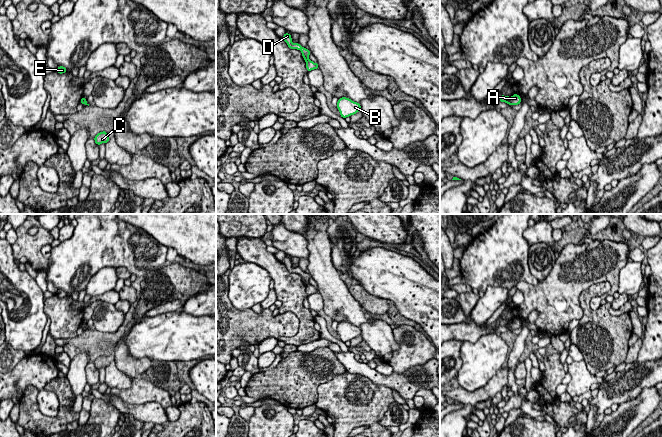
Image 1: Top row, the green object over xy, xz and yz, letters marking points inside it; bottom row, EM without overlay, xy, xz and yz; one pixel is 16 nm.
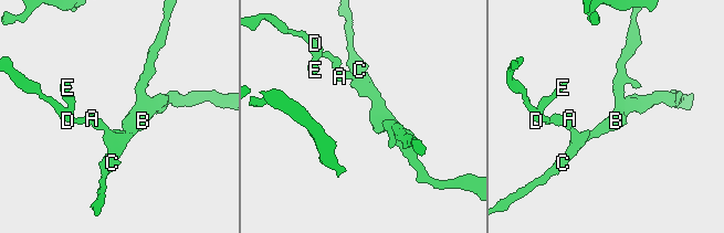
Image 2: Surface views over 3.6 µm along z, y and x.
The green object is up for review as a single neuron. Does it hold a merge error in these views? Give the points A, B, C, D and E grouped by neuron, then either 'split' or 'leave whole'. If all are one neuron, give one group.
A B C / D E; split

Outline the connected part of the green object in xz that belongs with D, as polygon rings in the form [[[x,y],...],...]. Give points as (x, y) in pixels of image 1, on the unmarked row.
[[[285,257],[282,261],[282,263],[287,267],[288,271],[290,273],[297,273],[300,274],[303,280],[303,283],[305,284],[305,286],[307,286],[309,284],[309,279],[311,278],[309,273],[306,273],[304,271],[302,271],[299,267],[292,267],[292,262],[291,262],[291,258],[289,257]]]

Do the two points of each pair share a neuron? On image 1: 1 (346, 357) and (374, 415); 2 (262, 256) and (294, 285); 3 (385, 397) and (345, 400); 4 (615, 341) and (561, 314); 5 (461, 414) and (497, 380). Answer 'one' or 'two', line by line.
1: two
2: one
3: one
4: two
5: two

